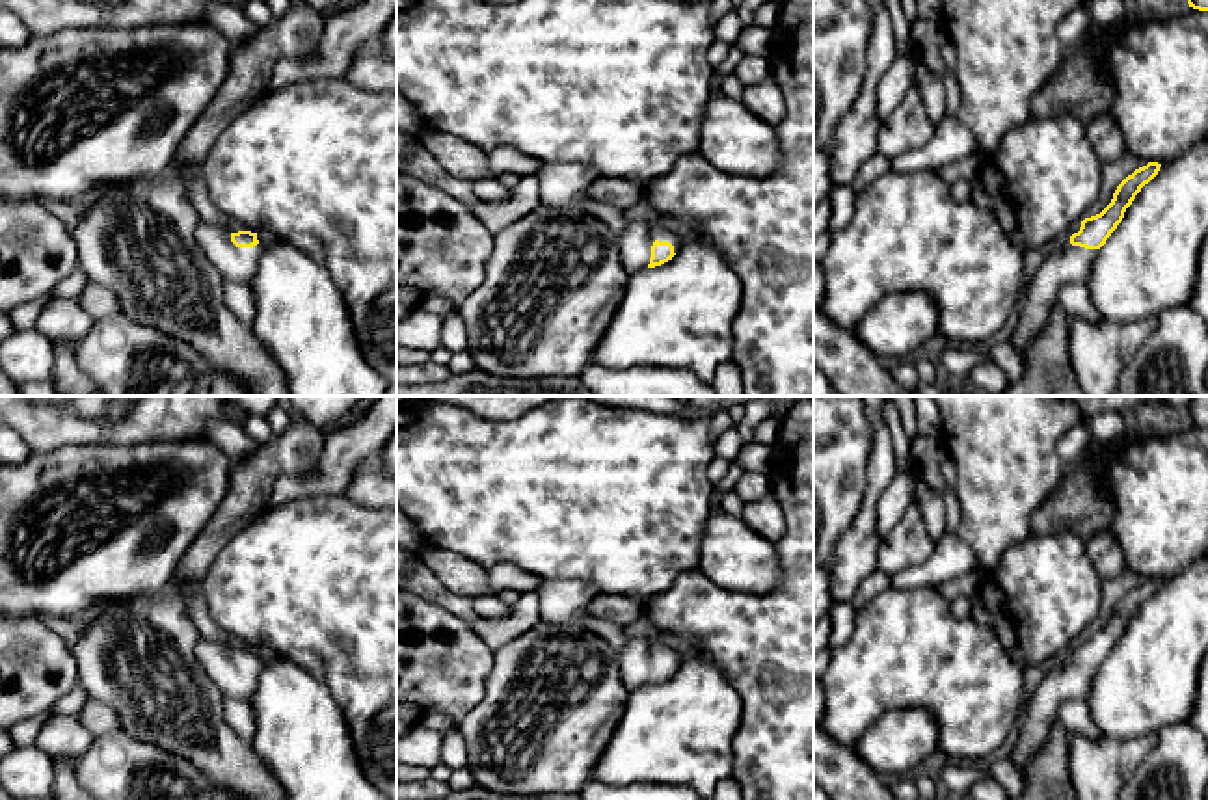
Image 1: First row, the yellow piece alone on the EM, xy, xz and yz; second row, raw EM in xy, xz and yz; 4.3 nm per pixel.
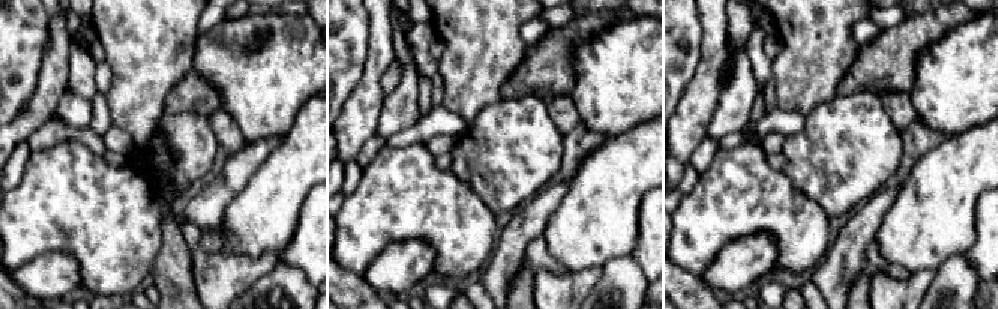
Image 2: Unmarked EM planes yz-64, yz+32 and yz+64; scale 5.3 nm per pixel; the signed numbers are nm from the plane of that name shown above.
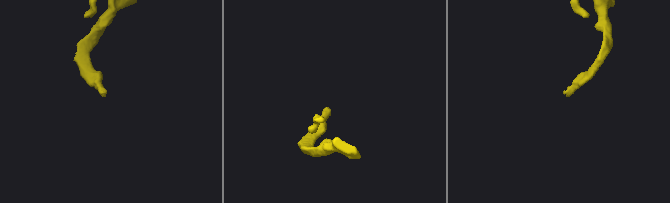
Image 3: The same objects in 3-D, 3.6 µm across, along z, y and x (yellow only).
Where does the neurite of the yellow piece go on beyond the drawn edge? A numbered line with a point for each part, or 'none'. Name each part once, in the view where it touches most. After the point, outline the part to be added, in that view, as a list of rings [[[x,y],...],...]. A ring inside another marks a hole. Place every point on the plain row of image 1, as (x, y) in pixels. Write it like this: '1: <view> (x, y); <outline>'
1: xz (635, 657); [[[629,638],[618,649],[618,668],[622,683],[625,685],[627,692],[642,688],[650,681],[651,662],[653,659],[670,659],[674,662],[674,670],[678,670],[681,659],[678,651],[664,642],[651,640],[651,638]]]

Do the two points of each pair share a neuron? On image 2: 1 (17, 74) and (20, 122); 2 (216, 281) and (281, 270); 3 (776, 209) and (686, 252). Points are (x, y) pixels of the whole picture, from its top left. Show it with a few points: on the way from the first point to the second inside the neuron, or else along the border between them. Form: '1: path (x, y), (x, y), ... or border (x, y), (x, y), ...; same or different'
1: border (18, 111), (15, 117); different
2: border (279, 255), (275, 266), (242, 293); different
3: path (754, 209), (730, 209), (709, 230); same

